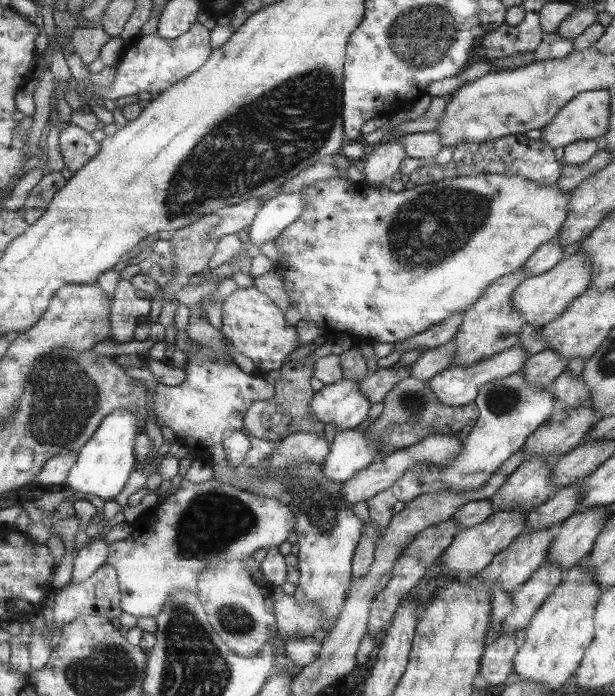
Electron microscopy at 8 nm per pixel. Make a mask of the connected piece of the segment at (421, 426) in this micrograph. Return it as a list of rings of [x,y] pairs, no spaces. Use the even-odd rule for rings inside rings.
[[[410,376],[392,387],[391,392],[384,397],[383,404],[382,414],[368,427],[366,435],[370,440],[382,442],[379,459],[400,448],[418,444],[430,435],[448,434],[464,441],[480,416],[479,408],[474,401],[464,406],[446,406],[436,398],[428,380],[416,380]]]

